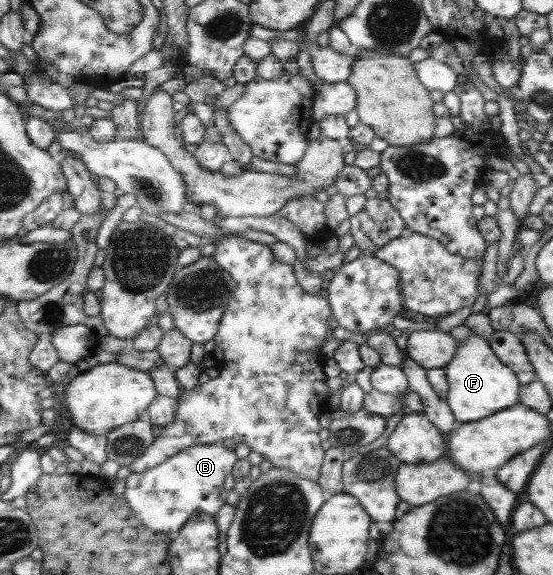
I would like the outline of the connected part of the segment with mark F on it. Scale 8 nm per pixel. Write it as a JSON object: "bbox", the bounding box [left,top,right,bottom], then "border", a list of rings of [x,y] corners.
{"bbox":[442,333,520,423],"border":[[[472,333],[472,336],[468,336],[468,338],[464,338],[462,341],[456,340],[456,350],[452,358],[450,358],[442,369],[447,384],[444,399],[446,404],[450,407],[451,414],[457,423],[463,421],[477,421],[494,414],[496,411],[517,404],[520,383],[510,368],[504,366],[504,364],[496,358],[496,355],[488,346],[488,341],[484,340],[484,338],[480,338],[480,336],[476,336],[476,334]]]}

